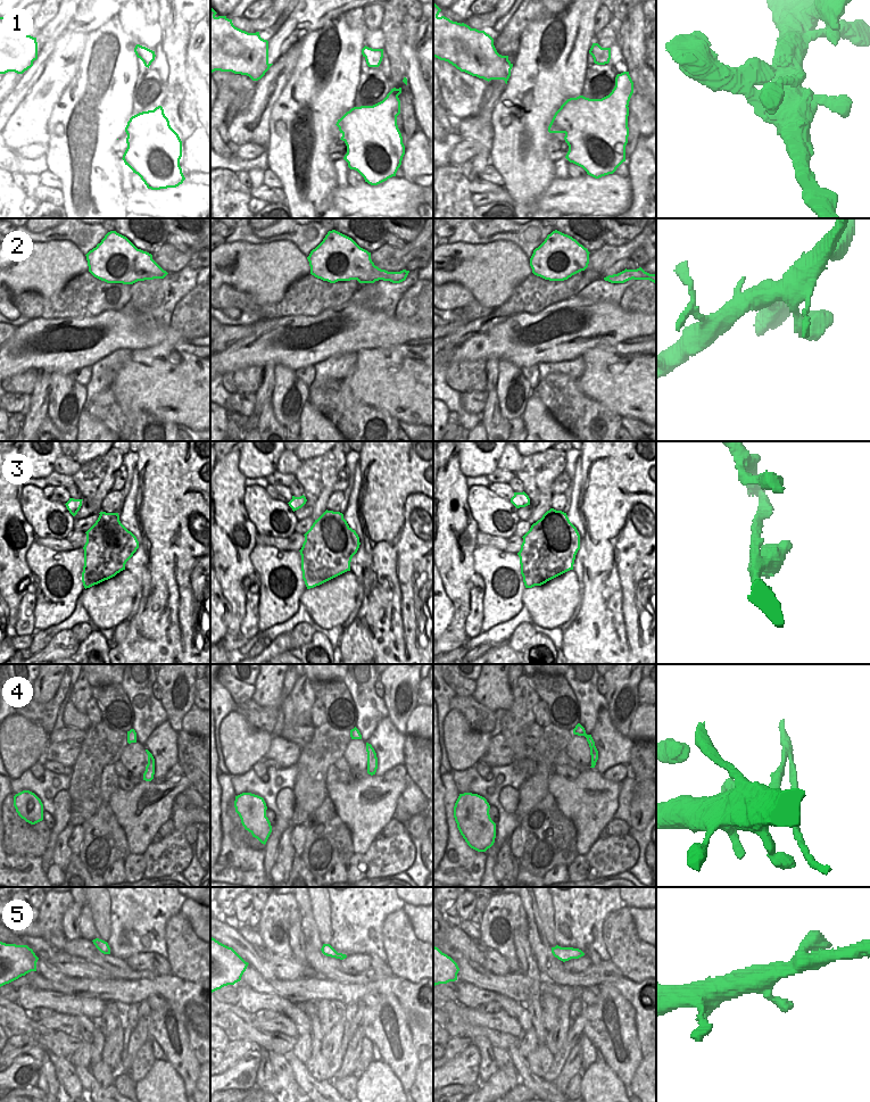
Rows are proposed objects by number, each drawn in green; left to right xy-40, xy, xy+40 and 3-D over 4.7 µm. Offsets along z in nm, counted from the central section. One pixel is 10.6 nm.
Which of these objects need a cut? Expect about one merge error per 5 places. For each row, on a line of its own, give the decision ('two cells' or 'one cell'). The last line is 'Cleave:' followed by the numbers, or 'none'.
1: one cell
2: one cell
3: one cell
4: one cell
5: one cell
Cleave: none

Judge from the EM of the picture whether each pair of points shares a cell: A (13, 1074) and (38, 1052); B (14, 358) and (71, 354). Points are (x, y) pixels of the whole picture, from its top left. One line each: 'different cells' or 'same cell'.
A: same cell
B: same cell

